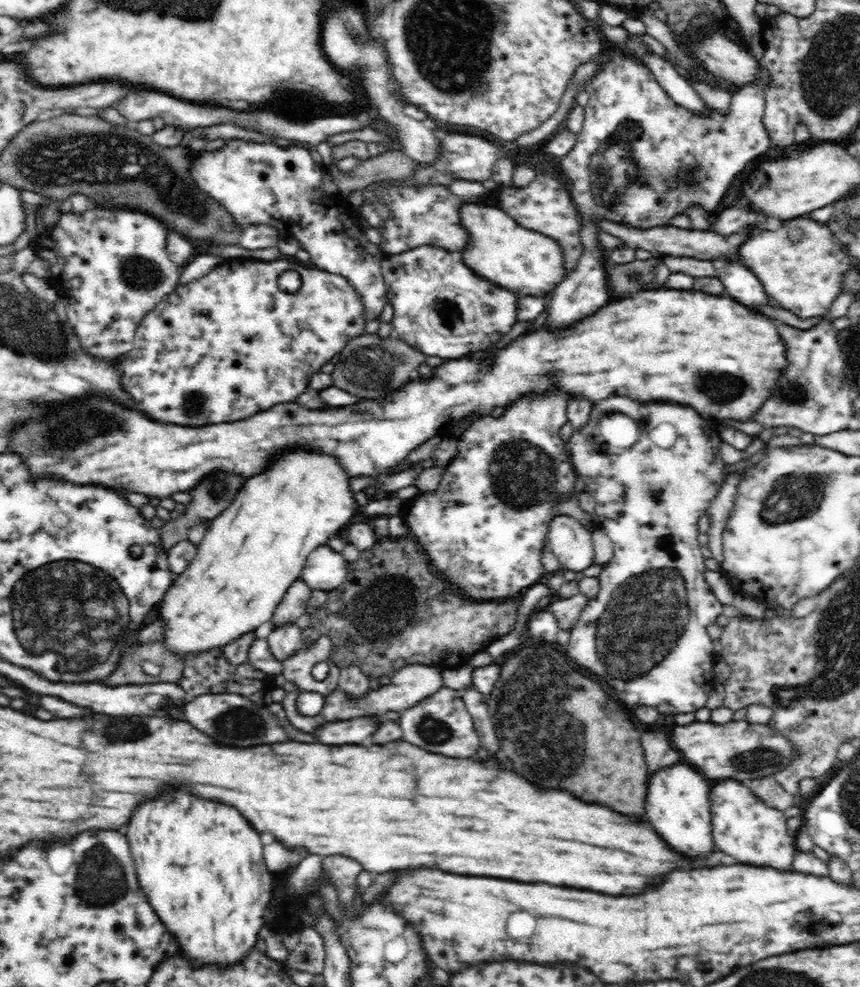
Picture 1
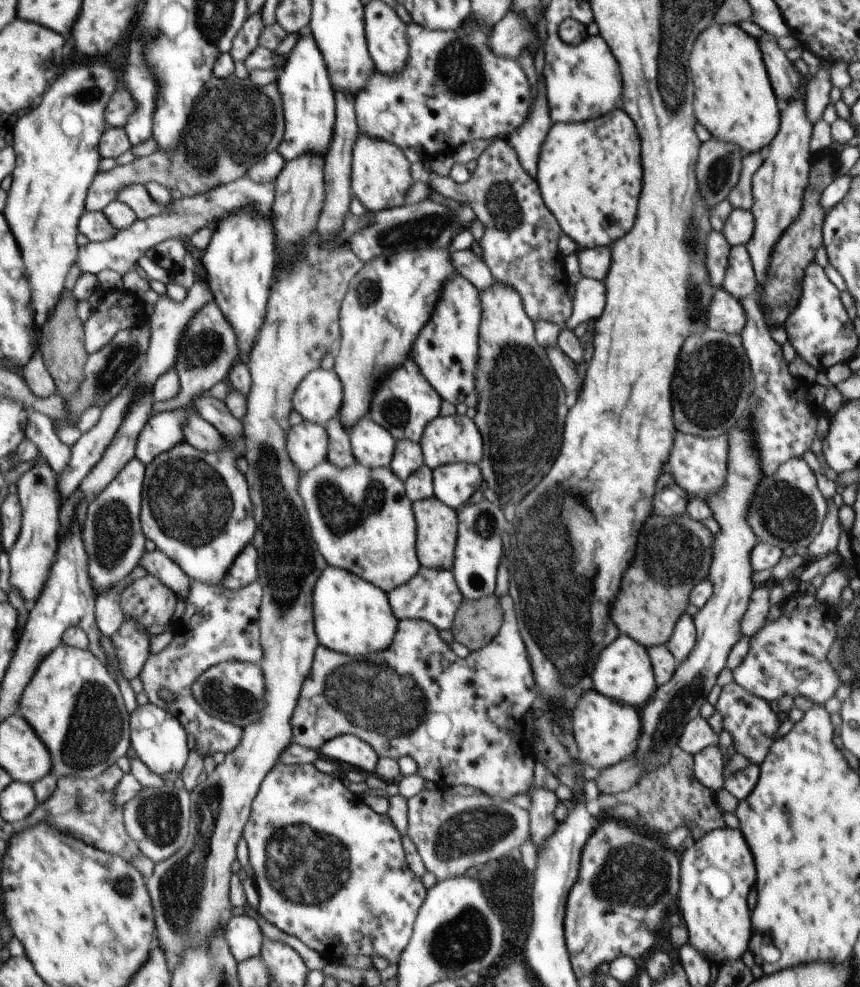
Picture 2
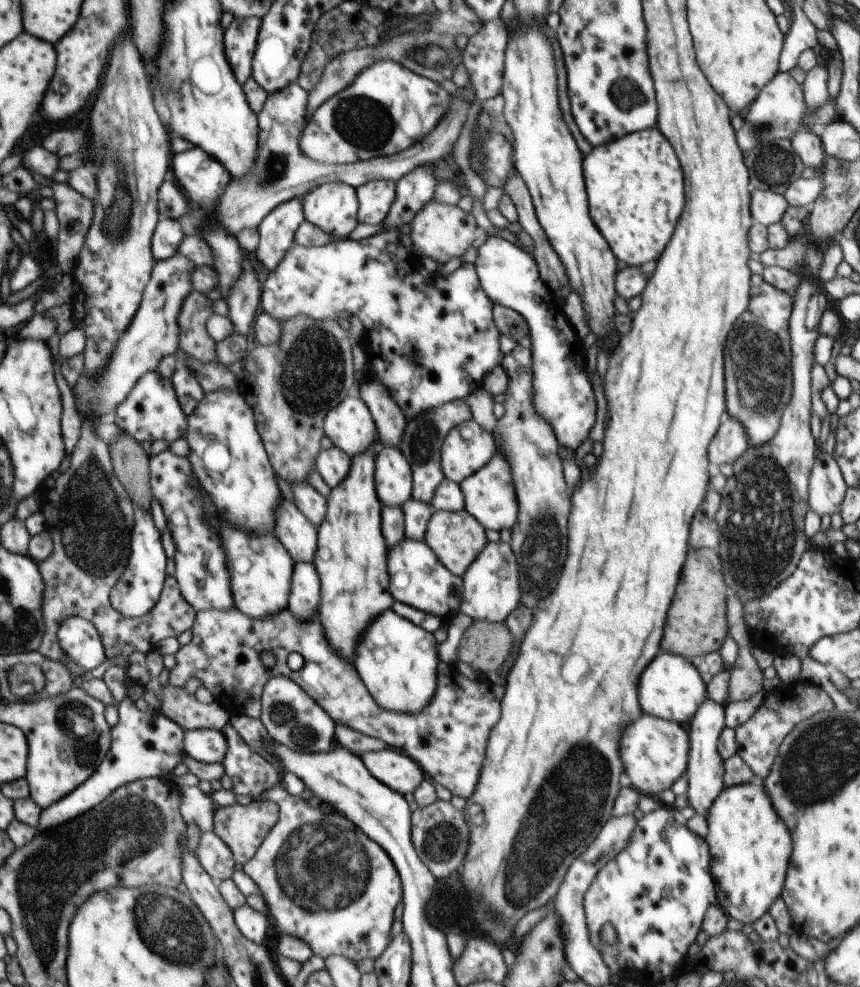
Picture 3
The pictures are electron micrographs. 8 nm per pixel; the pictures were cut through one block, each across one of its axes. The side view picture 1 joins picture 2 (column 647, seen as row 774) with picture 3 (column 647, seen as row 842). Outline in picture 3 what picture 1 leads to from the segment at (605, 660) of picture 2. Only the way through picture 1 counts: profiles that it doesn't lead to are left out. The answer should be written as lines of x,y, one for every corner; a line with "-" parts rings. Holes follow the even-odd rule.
658,654
656,660
644,670
640,676
638,698
642,710
650,715
687,725
697,713
699,705
706,699
709,692
707,684
695,669
691,659
677,654

